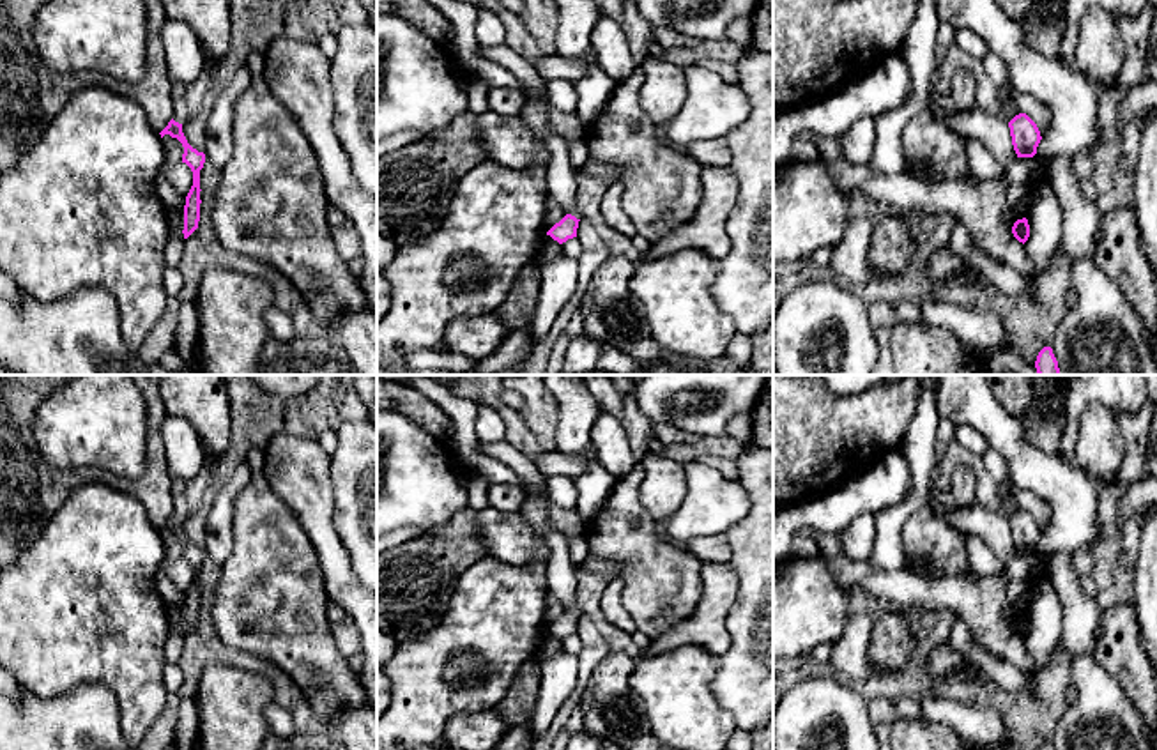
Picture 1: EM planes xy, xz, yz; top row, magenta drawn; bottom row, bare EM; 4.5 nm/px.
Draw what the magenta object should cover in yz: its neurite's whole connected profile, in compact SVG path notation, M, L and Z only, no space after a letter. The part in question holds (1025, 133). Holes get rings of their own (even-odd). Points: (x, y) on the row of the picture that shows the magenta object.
M1019 113L1008 122L1008 127L1017 157L1033 157L1042 140L1037 124L1026 113Z

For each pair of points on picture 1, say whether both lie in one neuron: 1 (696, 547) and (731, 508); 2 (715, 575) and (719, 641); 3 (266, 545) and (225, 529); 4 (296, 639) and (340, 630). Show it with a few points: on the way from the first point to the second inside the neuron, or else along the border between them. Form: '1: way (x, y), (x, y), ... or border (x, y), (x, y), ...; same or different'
1: border (724, 533), (697, 536), (685, 545); different
2: way (715, 591), (715, 625); same
3: border (241, 492), (234, 501), (232, 552), (220, 568); different
4: border (329, 604), (328, 627), (335, 646), (347, 660); different

